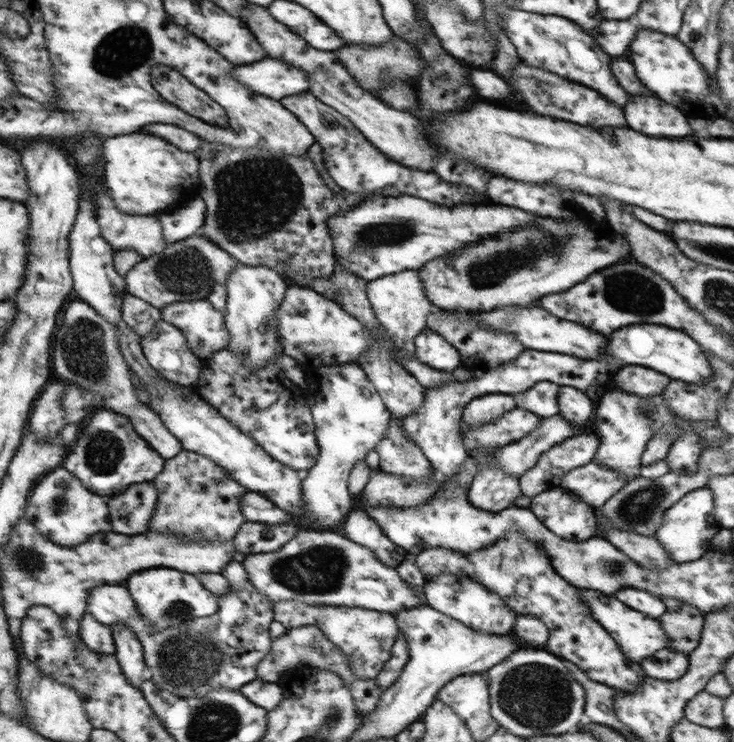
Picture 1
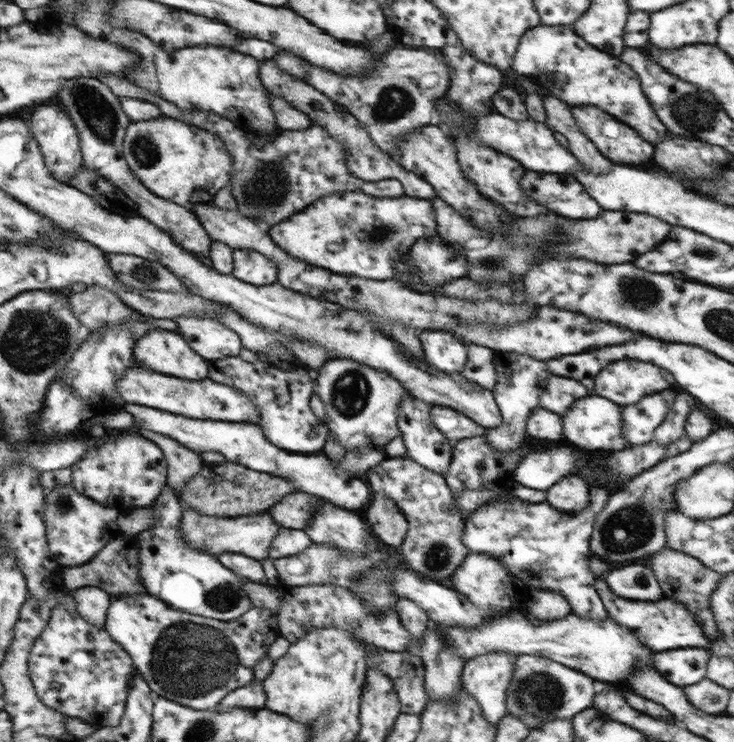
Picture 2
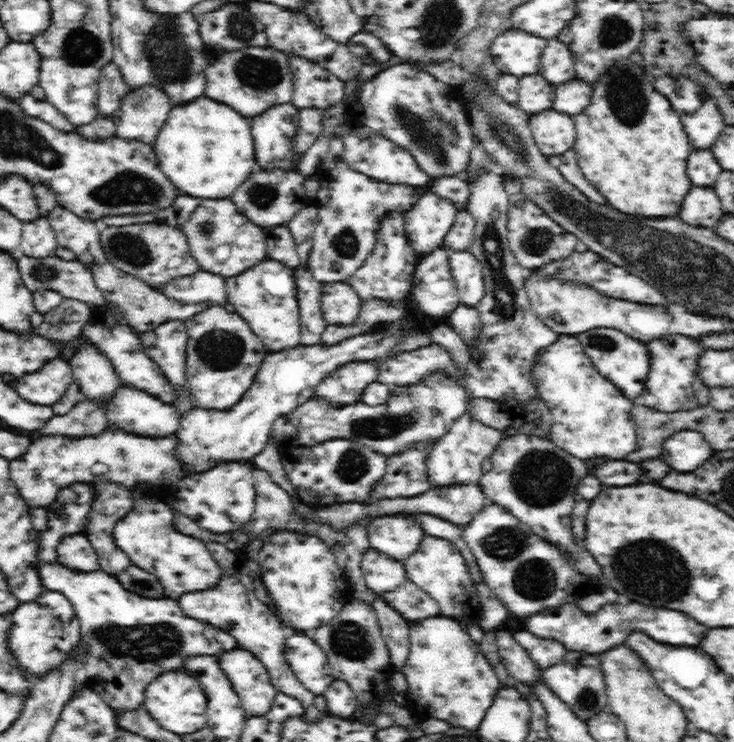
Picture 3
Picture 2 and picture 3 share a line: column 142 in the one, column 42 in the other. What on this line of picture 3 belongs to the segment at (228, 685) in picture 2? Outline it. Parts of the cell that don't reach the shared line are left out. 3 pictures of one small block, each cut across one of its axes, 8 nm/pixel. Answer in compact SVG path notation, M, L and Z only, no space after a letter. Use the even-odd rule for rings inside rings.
M46 589L36 600L20 604L8 617L13 622L9 633L10 646L21 666L35 674L36 679L58 668L81 639L76 611L70 599L60 591Z

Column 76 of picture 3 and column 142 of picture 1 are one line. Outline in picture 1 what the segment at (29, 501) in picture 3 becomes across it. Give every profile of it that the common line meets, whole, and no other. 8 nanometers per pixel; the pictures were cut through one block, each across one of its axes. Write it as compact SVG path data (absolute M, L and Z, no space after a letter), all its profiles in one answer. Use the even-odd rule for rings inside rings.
M95 409L82 436L69 448L62 464L81 479L89 490L102 497L123 493L128 486L155 481L163 472L167 461L144 439L133 426L132 420L113 409Z

